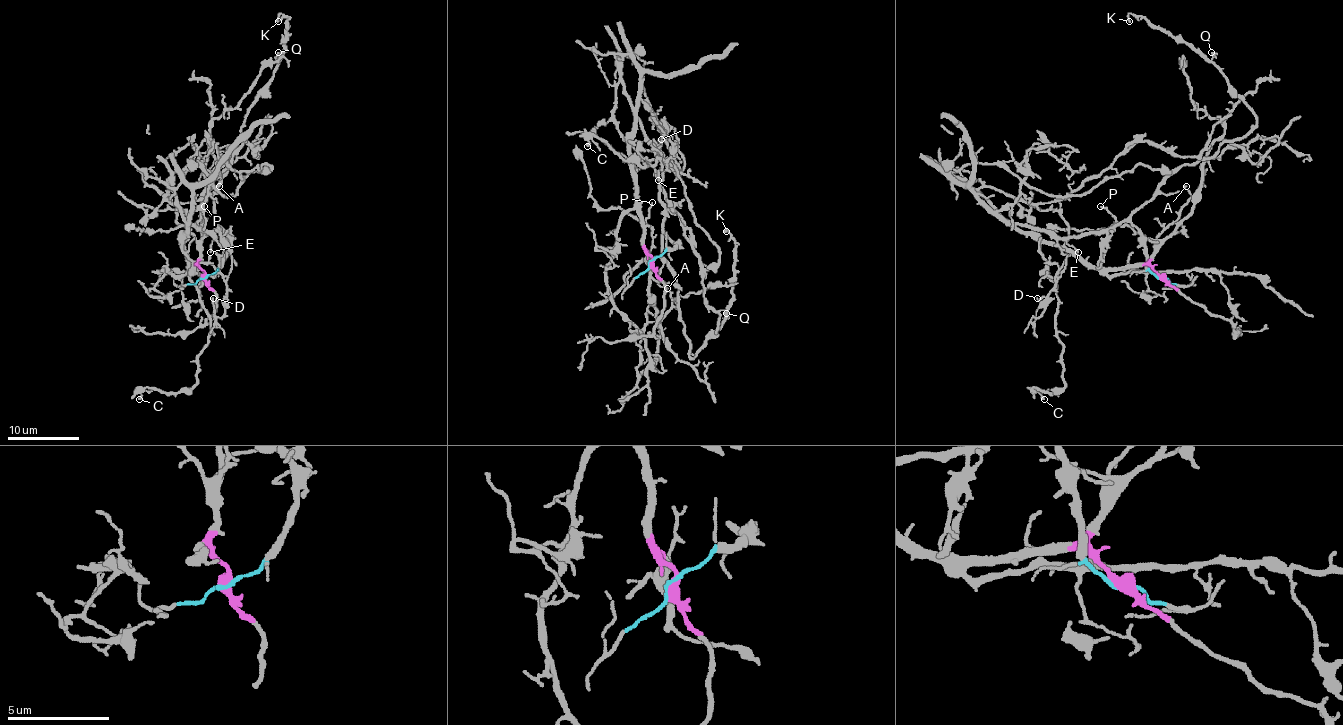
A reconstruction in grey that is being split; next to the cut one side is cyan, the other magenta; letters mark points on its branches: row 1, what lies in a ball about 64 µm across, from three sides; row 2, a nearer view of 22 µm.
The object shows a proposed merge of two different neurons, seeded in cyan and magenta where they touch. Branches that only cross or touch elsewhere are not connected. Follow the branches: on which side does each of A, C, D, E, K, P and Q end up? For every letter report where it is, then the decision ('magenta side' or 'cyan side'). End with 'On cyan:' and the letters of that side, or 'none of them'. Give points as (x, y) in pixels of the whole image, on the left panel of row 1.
A: (219, 186) | cyan side
C: (139, 399) | magenta side
D: (213, 298) | magenta side
E: (210, 252) | cyan side
K: (278, 21) | cyan side
P: (204, 206) | magenta side
Q: (278, 52) | cyan side
On cyan: A, E, K, Q

